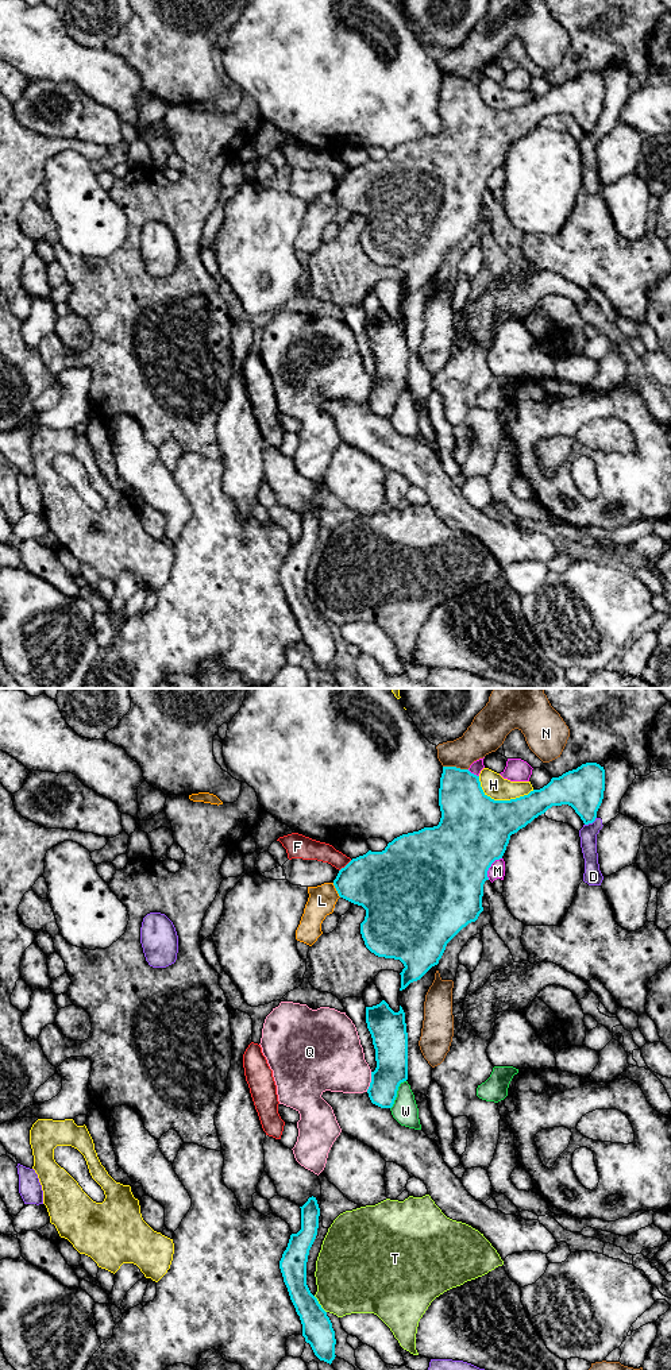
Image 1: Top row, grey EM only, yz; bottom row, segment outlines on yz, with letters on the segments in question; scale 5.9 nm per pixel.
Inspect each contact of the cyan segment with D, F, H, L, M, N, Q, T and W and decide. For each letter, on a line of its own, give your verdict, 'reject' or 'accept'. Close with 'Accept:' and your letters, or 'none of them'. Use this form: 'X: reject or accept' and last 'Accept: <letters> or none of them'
D: reject
F: reject
H: reject
L: reject
M: reject
N: reject
Q: reject
T: reject
W: reject
Accept: none of them

